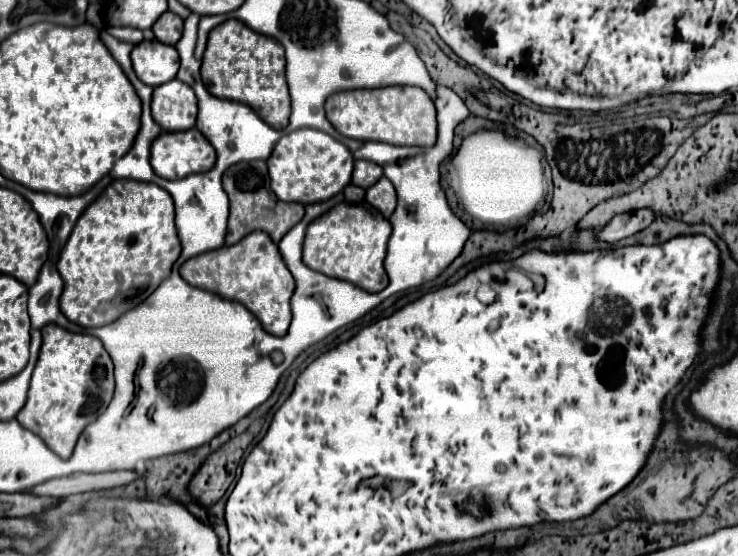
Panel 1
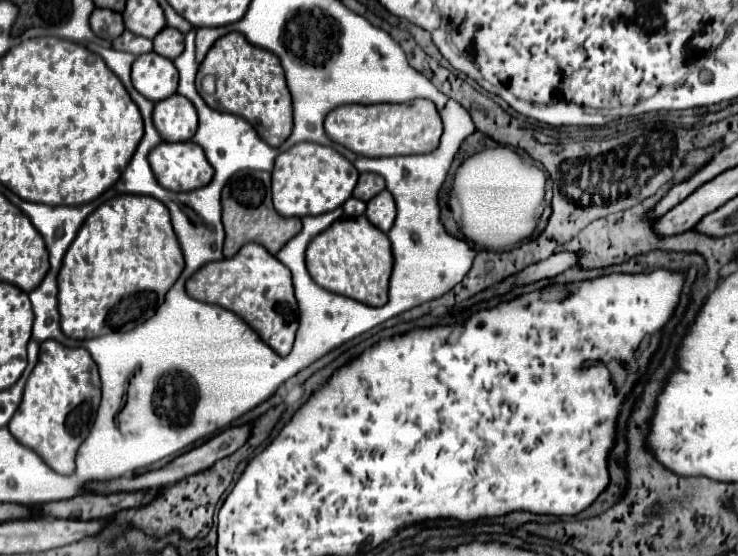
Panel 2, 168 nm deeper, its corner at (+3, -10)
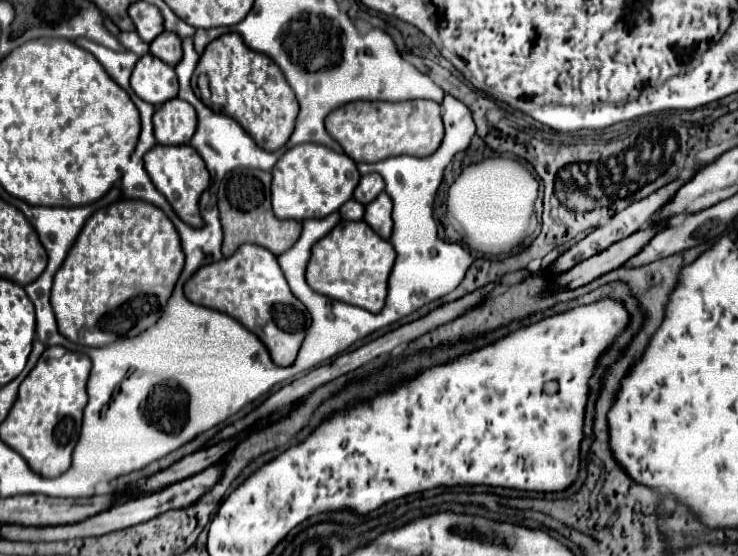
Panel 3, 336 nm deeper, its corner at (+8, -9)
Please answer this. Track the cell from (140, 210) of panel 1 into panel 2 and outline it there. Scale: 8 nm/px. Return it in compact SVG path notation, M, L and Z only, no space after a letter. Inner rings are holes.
M119 194L101 204L79 228L77 238L69 246L57 276L61 330L75 340L89 340L113 330L131 328L135 322L147 320L161 306L165 292L175 284L183 270L183 254L171 228L169 210L153 196Z

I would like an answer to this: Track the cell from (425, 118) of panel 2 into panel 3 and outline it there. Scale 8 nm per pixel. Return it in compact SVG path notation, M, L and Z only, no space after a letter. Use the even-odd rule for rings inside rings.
M424 99L410 103L346 103L326 117L326 129L356 163L378 163L394 155L428 157L440 147L444 137L440 105Z

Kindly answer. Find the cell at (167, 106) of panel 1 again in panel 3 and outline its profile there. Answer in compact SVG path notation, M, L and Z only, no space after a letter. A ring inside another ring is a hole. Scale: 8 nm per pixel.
M170 99L154 113L154 135L162 145L190 143L196 133L196 111L188 101Z

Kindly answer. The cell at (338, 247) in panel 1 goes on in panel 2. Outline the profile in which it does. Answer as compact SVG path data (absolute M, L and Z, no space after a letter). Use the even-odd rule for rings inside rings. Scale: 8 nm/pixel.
M365 216L339 218L315 236L307 246L305 264L311 278L329 292L349 296L369 306L383 306L387 302L387 282L393 266L391 244L387 234L377 230Z

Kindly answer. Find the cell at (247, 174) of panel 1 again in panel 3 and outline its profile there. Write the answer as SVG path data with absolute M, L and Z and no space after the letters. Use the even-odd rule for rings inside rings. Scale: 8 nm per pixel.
M236 169L222 179L218 189L218 209L220 209L220 223L224 229L224 243L222 243L224 257L230 257L244 243L262 245L274 255L282 255L298 241L302 233L302 223L276 219L270 205L270 185L272 185L272 173L262 169Z

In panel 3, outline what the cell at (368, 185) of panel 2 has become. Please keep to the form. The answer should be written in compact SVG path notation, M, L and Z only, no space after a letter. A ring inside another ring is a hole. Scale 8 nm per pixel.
M370 173L364 175L360 179L360 185L354 191L354 199L360 201L362 205L368 205L370 201L374 201L380 193L384 191L384 179L378 173Z

